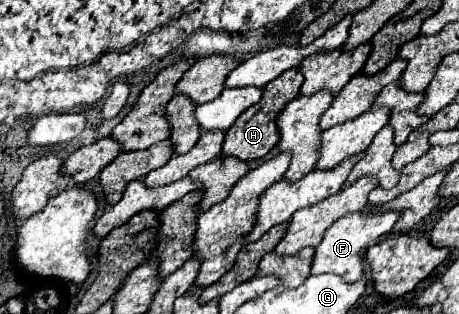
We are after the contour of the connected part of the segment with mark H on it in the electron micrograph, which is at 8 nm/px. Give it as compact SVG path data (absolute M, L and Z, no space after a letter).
M286 71L282 73L278 79L270 81L270 85L266 85L262 89L262 101L258 101L258 105L252 105L250 109L246 109L236 123L226 131L224 137L224 145L222 145L222 153L220 157L236 157L242 161L252 161L252 159L260 159L264 157L270 149L274 149L274 145L278 143L278 131L276 131L276 115L278 111L284 109L284 105L288 101L292 101L294 97L298 97L298 89L302 85L302 75L298 71Z

